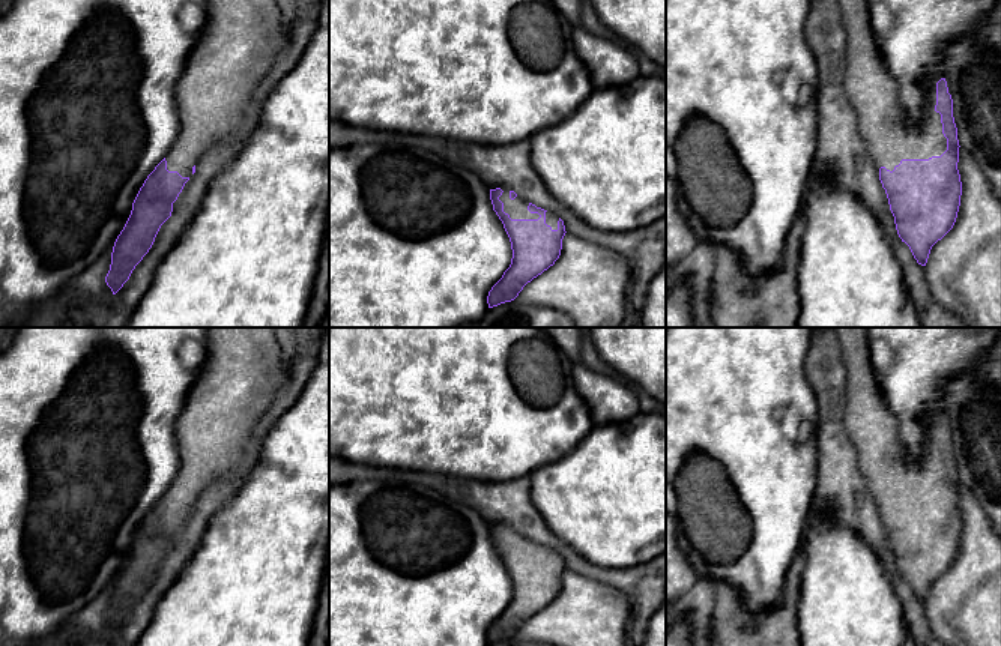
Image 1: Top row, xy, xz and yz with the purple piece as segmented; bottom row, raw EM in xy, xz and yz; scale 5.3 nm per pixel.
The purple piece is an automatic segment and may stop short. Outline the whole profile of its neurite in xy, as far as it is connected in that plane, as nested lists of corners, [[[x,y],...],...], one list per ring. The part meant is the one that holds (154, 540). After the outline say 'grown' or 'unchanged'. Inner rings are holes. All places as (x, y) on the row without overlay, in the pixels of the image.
[[[206,328],[207,356],[176,421],[176,440],[180,466],[165,494],[155,503],[140,524],[131,551],[117,572],[107,622],[116,631],[129,616],[135,602],[152,584],[161,562],[171,553],[177,536],[195,500],[219,478],[225,478],[240,464],[253,428],[274,401],[284,379],[283,349],[275,328]]]; grown

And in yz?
[[[834,328],[834,331],[846,370],[843,419],[846,431],[855,445],[869,493],[878,505],[897,571],[909,583],[917,599],[926,602],[932,583],[953,565],[962,532],[957,506],[960,482],[947,418],[939,409],[930,410],[921,457],[909,463],[900,443],[899,419],[890,410],[875,377],[867,328]]]; grown

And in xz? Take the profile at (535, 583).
[[[490,526],[493,547],[510,574],[513,595],[487,632],[488,644],[514,637],[523,623],[561,592],[564,557],[510,526]]]; grown

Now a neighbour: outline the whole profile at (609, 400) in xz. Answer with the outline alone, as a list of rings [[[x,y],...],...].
[[[576,364],[571,383],[589,407],[595,425],[622,422],[640,413],[637,395],[621,379]]]

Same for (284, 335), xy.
[[[275,328],[277,340],[283,349],[283,359],[286,362],[293,362],[298,352],[293,328]]]

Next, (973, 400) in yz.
[[[1001,328],[990,350],[969,370],[953,377],[945,388],[944,415],[953,436],[959,482],[977,499],[1001,536]]]

